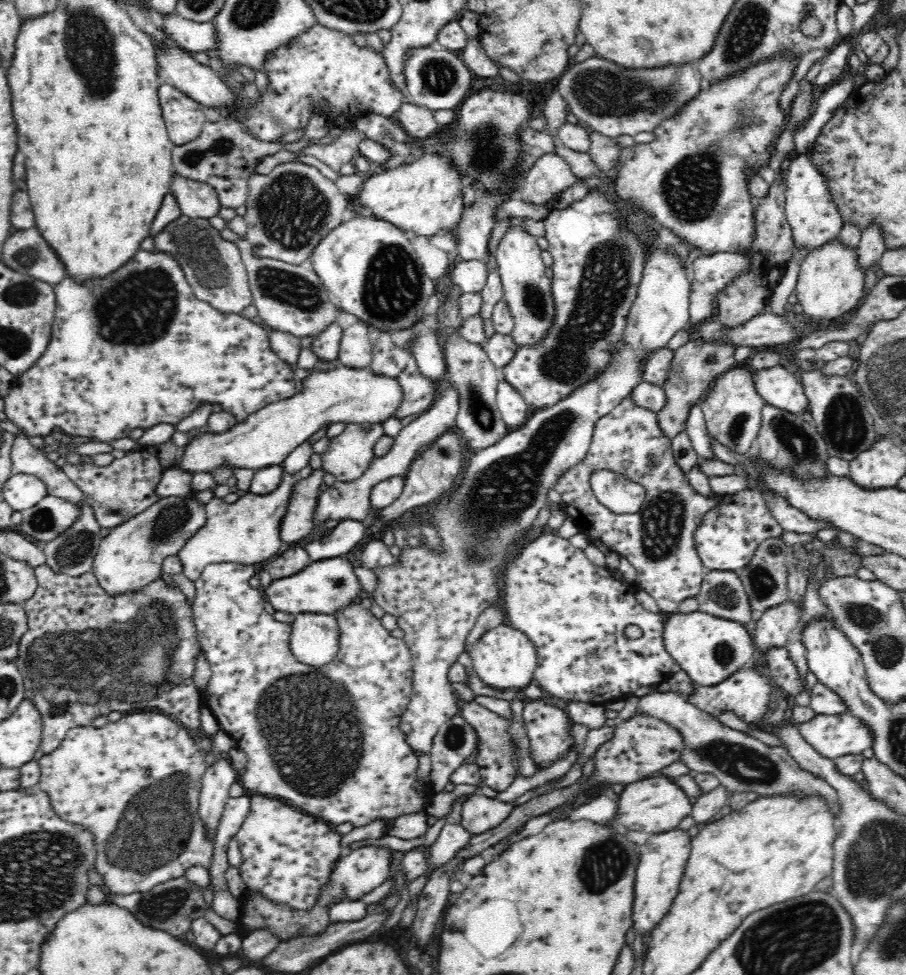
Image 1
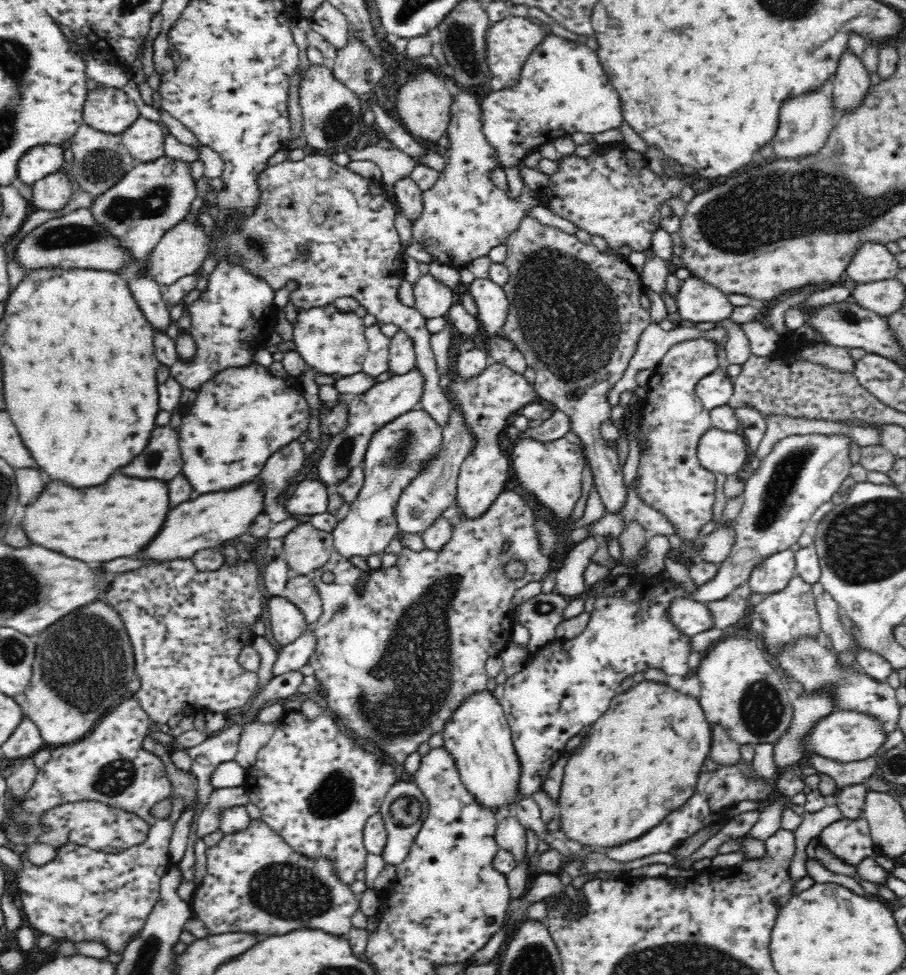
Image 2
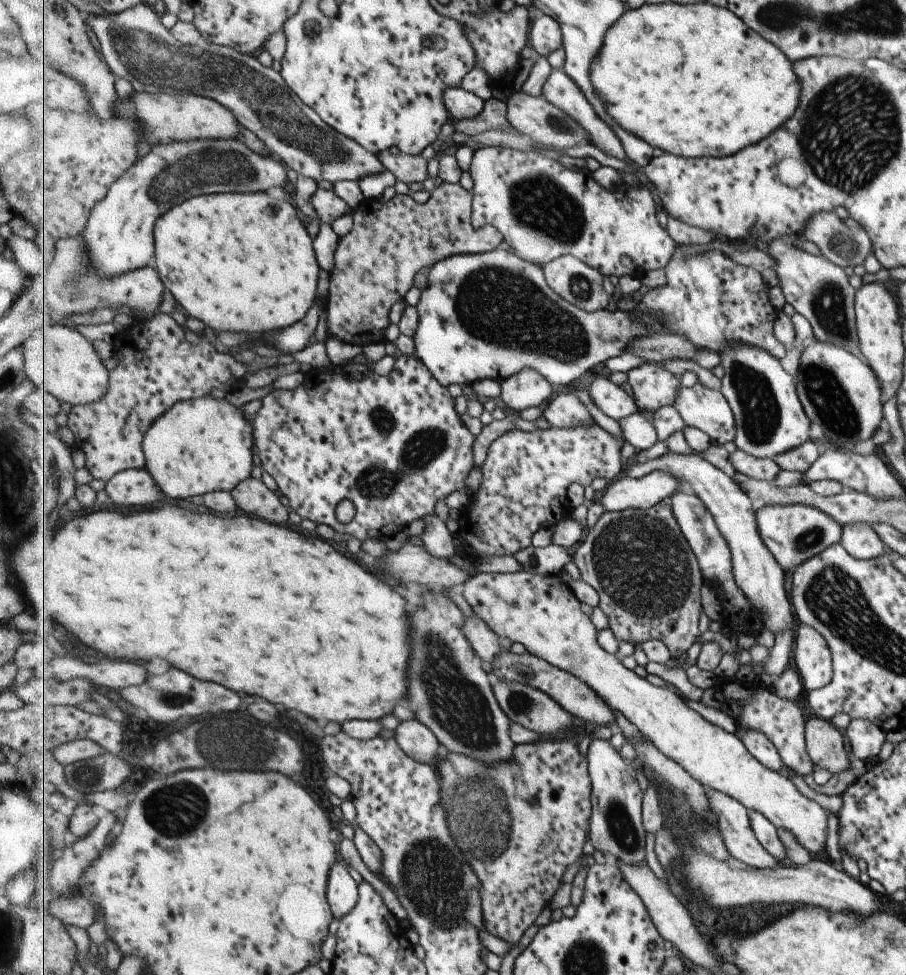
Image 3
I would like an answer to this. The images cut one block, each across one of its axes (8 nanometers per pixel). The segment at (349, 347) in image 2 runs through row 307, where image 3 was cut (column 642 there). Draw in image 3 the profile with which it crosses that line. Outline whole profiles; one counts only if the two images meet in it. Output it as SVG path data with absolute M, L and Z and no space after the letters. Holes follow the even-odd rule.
M501 249L479 254L453 255L448 259L440 260L437 264L433 264L427 276L427 286L421 290L420 300L416 307L419 311L419 318L421 318L419 330L414 336L417 348L416 356L424 361L425 366L431 370L433 376L436 376L437 380L445 388L451 386L451 384L472 384L487 379L504 381L524 371L525 368L537 369L537 372L541 372L547 380L552 381L557 386L567 386L567 384L573 384L575 380L579 380L587 370L591 370L591 368L595 368L599 364L604 364L609 358L628 352L631 337L640 339L648 334L667 334L665 326L663 326L665 316L659 316L659 314L643 314L643 318L637 320L637 316L633 316L633 310L621 311L615 309L615 311L609 312L609 310L605 309L589 313L577 305L571 304L565 297L557 294L549 286L548 280L545 278L544 268L541 265L523 260L523 258L517 256L517 253L511 254L509 250Z

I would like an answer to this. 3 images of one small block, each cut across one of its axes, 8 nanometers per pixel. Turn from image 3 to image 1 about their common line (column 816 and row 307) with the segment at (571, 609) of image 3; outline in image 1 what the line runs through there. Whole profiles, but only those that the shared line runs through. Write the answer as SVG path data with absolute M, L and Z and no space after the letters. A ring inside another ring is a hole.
M839 236L828 240L818 248L810 249L800 268L796 296L802 304L803 314L808 314L814 322L837 320L852 308L858 306L866 294L866 268L859 263L857 246L846 246Z

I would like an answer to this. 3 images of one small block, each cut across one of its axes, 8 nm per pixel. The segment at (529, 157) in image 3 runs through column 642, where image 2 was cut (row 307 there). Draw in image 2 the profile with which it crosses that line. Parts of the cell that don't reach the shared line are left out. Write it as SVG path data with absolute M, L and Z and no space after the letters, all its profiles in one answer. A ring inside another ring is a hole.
M224 250L200 297L187 305L192 321L190 334L196 350L190 359L177 357L169 366L171 376L183 388L196 391L226 368L250 366L254 362L254 348L261 346L263 340L275 331L278 306L274 304L274 294L275 290L266 279L244 265L240 254Z

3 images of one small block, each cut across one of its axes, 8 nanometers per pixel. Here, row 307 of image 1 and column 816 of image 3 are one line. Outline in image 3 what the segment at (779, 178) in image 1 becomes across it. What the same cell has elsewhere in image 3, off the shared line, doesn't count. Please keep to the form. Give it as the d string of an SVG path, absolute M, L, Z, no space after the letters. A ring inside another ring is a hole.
M811 715L805 723L805 744L815 769L823 768L832 775L849 768L841 734L829 722Z

